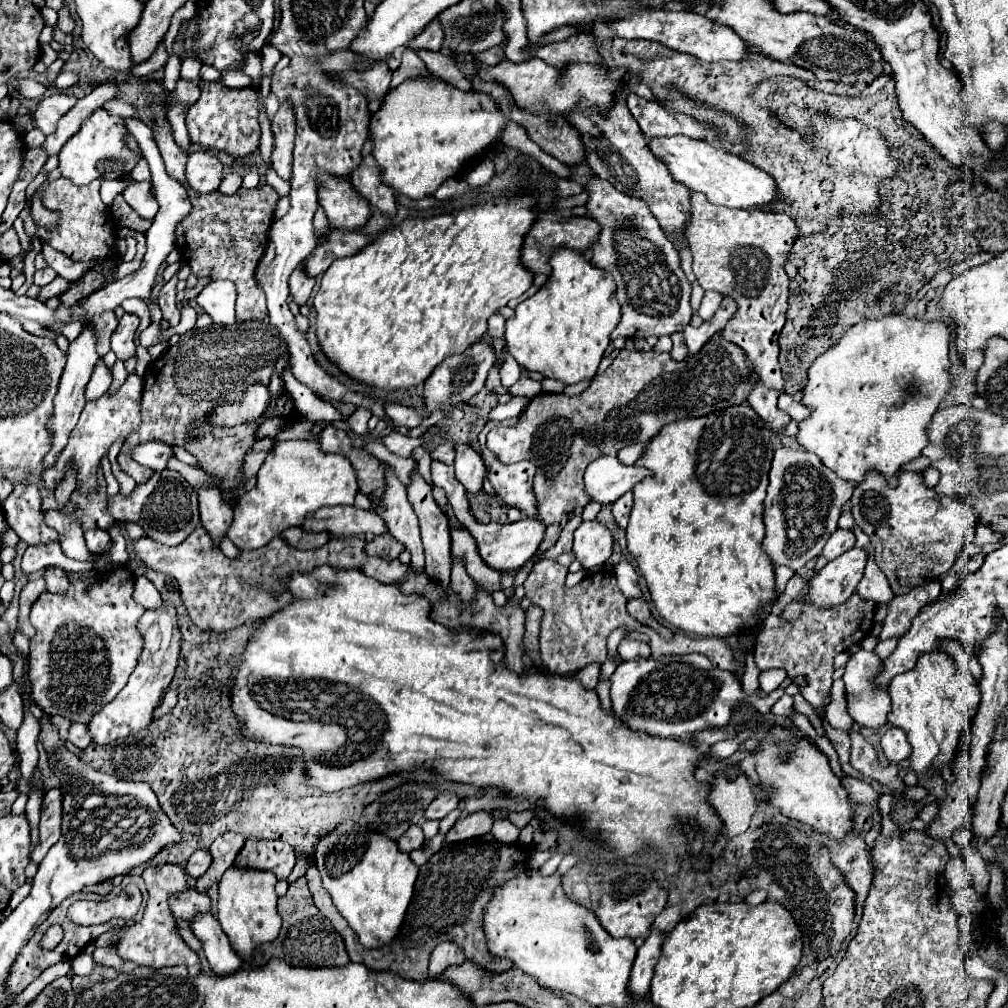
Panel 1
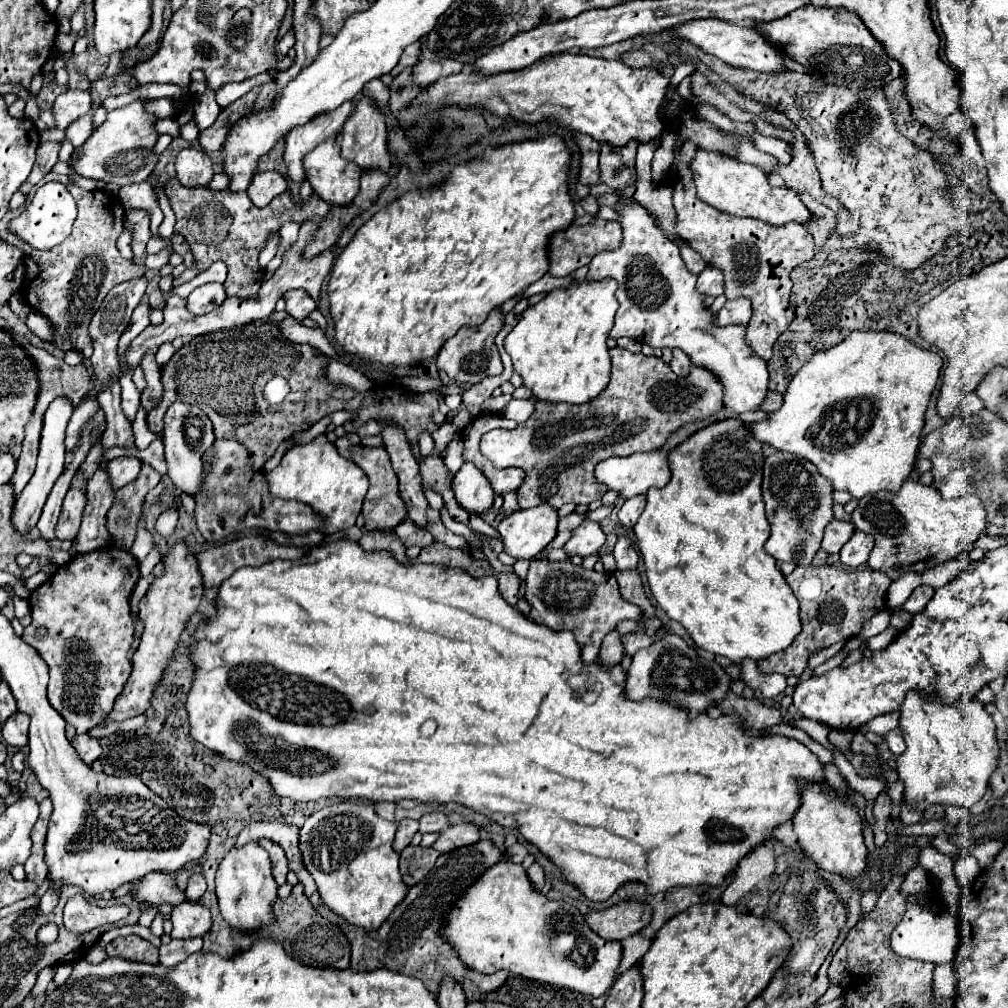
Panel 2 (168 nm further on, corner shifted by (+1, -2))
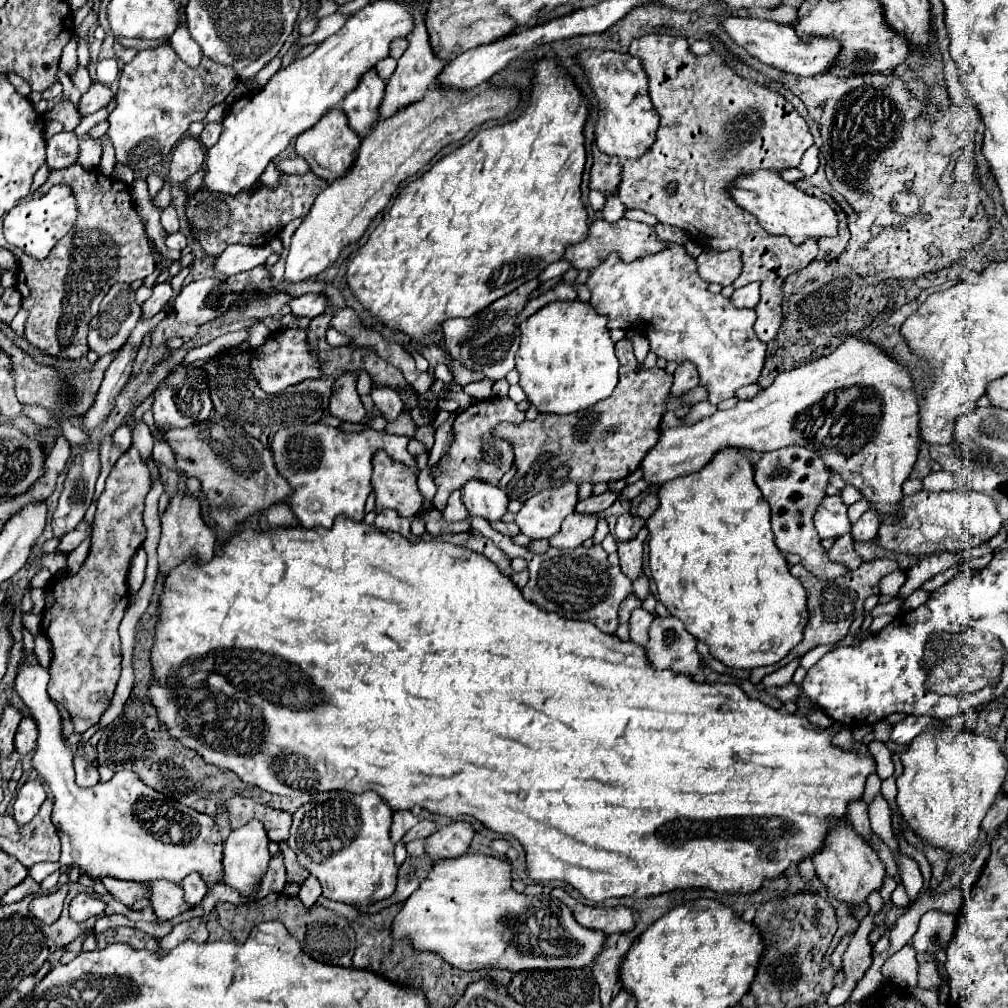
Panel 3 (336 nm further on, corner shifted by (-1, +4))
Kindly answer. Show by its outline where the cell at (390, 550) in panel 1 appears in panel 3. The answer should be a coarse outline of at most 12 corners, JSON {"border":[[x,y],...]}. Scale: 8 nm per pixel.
{"border":[[439,510],[423,516],[433,536],[469,532],[471,520],[447,522]]}

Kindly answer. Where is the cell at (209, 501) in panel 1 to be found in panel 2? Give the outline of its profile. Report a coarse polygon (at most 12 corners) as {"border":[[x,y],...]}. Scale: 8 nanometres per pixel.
{"border":[[197,406],[165,414],[165,460],[175,486],[201,492],[203,448],[215,440]]}

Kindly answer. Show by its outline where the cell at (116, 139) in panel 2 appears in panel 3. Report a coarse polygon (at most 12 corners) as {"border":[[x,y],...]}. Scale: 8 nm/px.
{"border":[[169,44],[123,66],[107,136],[153,168],[225,102],[235,68]]}

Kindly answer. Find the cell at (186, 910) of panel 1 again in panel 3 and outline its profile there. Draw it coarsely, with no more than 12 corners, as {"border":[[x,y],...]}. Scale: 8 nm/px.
{"border":[[111,876],[101,882],[113,898],[131,906],[147,896],[141,882],[123,882]]}

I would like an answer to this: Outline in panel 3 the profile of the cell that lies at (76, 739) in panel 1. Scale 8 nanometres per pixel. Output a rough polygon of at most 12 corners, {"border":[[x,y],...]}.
{"border":[[79,752],[75,760],[75,780],[81,788],[99,782],[99,772],[91,760]]}

